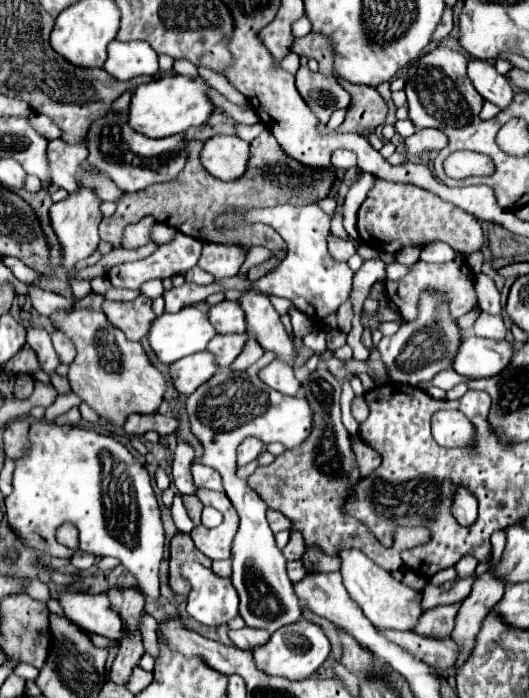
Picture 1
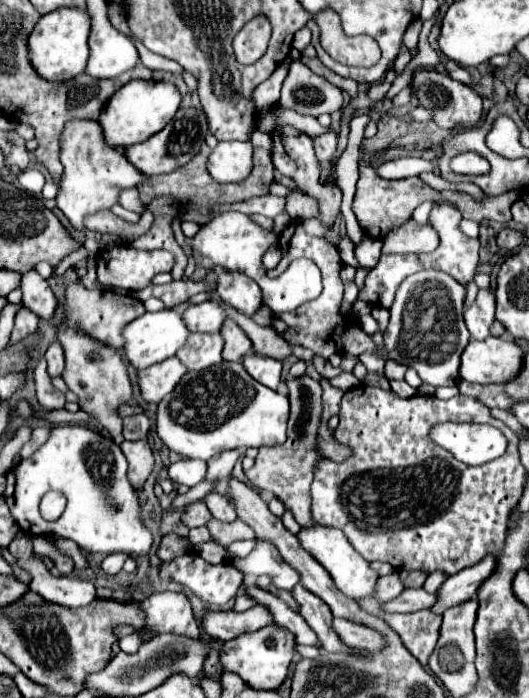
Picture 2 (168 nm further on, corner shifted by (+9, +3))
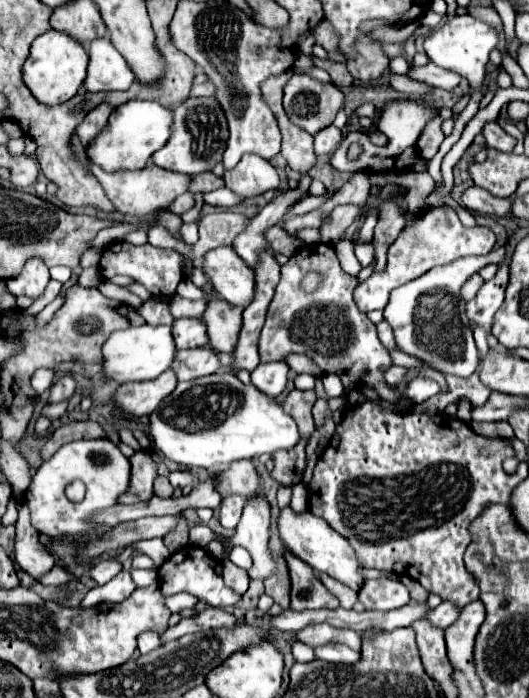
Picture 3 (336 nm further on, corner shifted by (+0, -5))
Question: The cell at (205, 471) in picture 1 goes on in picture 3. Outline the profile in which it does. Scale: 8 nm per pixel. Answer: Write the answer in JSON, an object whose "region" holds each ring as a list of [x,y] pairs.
{"region":[[[176,470],[170,474],[170,484],[174,488],[184,488],[184,486],[192,486],[194,484],[194,474],[190,470]]]}

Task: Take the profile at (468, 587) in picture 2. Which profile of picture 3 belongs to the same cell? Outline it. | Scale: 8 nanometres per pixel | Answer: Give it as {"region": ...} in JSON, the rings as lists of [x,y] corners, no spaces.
{"region":[[[444,600],[440,606],[436,606],[434,610],[430,610],[430,614],[426,618],[434,626],[438,626],[438,628],[448,628],[448,626],[454,624],[454,620],[458,618],[458,614],[460,614],[460,608],[454,606],[454,602],[446,602]]]}

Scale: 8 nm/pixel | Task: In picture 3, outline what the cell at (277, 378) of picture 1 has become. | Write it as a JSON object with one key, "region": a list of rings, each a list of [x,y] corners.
{"region":[[[268,362],[268,364],[258,364],[258,368],[252,372],[252,384],[276,398],[284,392],[288,382],[288,364],[286,362]]]}

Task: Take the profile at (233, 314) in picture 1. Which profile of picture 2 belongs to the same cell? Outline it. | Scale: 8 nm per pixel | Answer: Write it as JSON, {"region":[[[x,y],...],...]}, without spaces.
{"region":[[[203,302],[197,306],[189,306],[183,312],[183,322],[189,332],[217,332],[221,330],[221,322],[225,318],[227,314],[217,302]]]}

